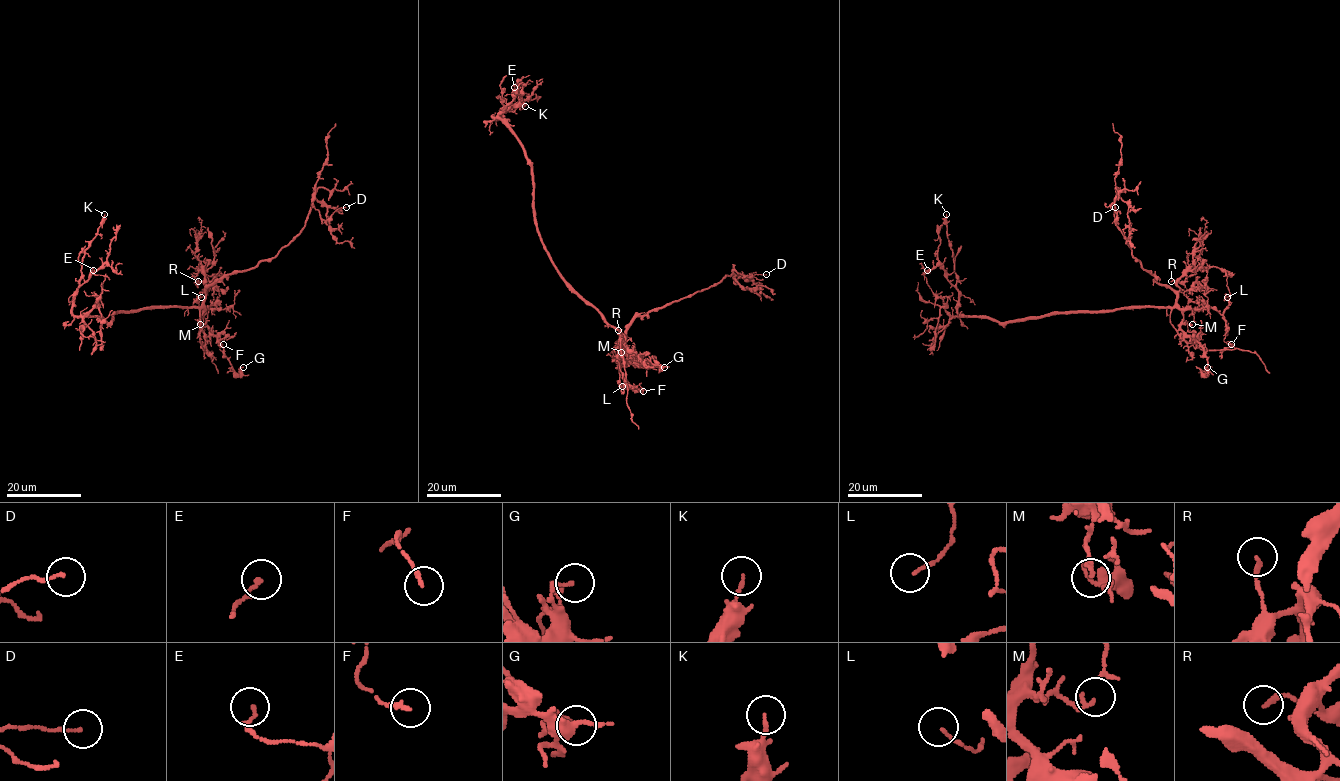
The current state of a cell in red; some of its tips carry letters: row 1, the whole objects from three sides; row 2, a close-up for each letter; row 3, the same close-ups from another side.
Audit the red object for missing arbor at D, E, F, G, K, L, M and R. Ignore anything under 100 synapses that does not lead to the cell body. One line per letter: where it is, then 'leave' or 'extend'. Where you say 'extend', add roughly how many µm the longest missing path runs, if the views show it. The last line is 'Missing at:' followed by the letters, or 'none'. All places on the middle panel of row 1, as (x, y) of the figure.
D: (766, 274) | leave
E: (514, 87) | leave
F: (643, 391) | leave
G: (664, 367) | leave
K: (525, 106) | leave
L: (622, 386) | leave
M: (621, 352) | leave
R: (618, 330) | leave
Missing at: none

